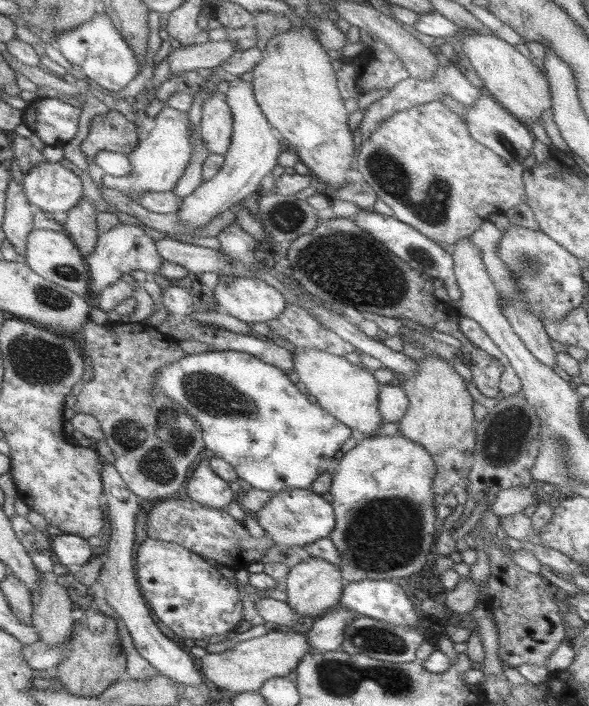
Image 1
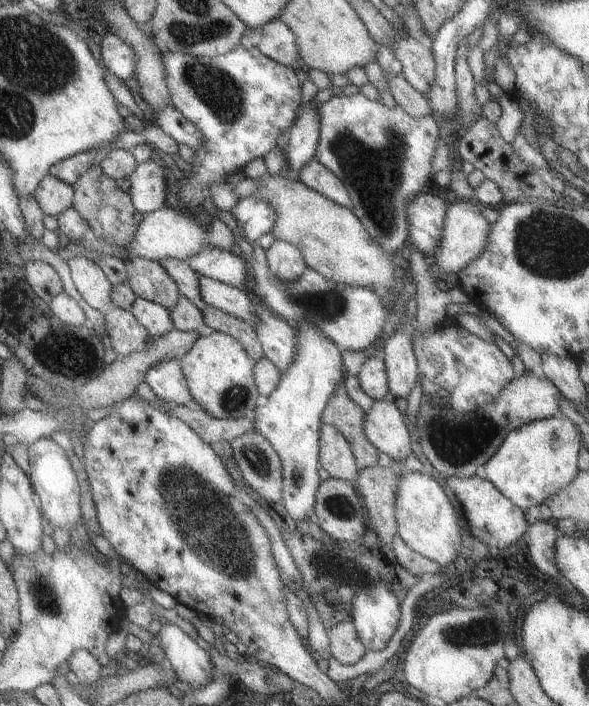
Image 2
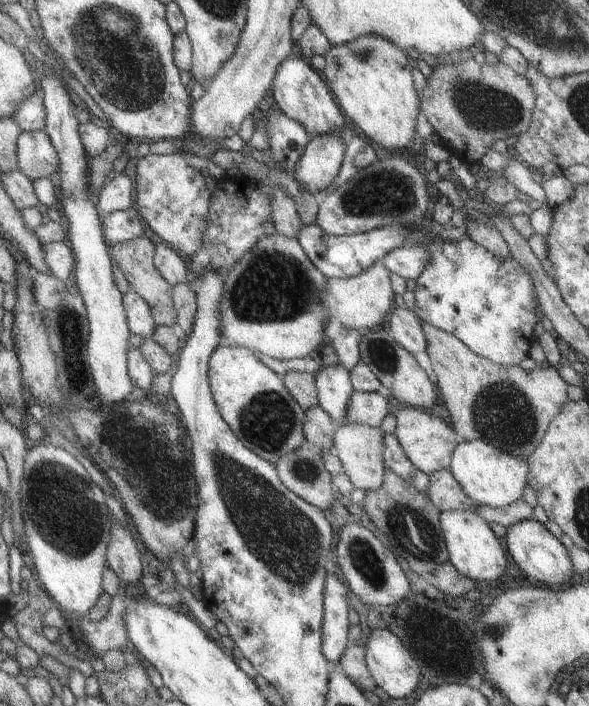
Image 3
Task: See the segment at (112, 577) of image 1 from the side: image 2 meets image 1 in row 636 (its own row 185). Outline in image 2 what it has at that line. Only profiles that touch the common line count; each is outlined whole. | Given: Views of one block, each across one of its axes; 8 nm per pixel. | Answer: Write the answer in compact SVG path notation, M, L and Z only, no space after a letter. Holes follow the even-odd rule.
M160 160L138 163L130 180L132 204L138 212L146 216L149 212L161 209L166 202L166 174L169 171Z

